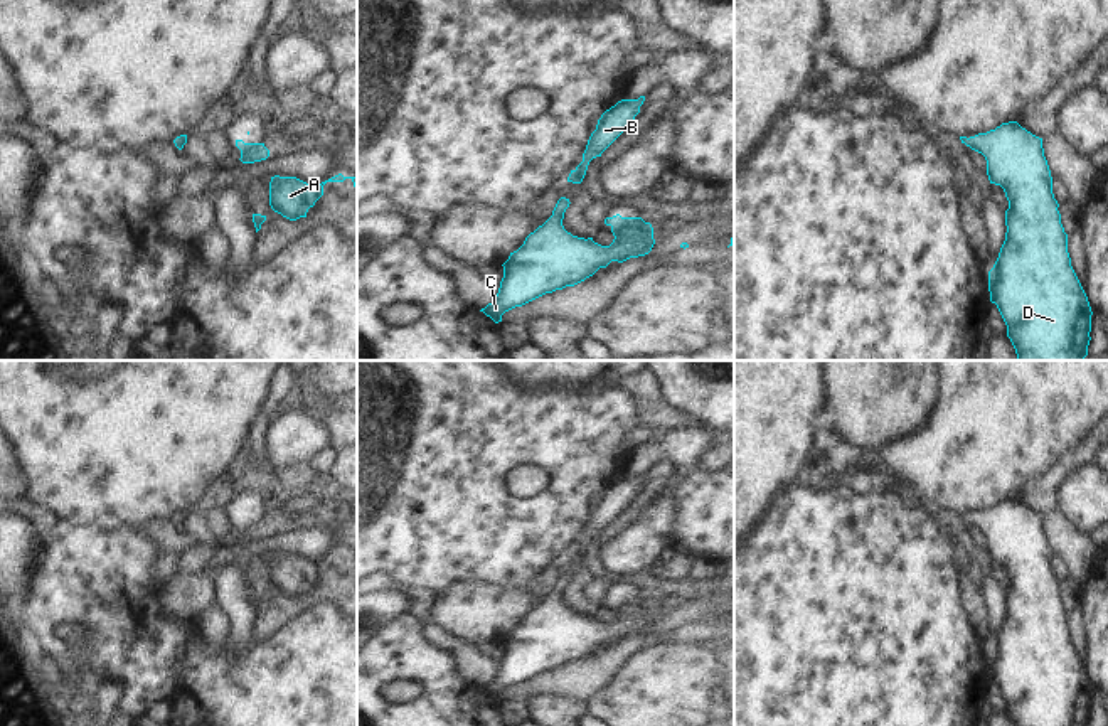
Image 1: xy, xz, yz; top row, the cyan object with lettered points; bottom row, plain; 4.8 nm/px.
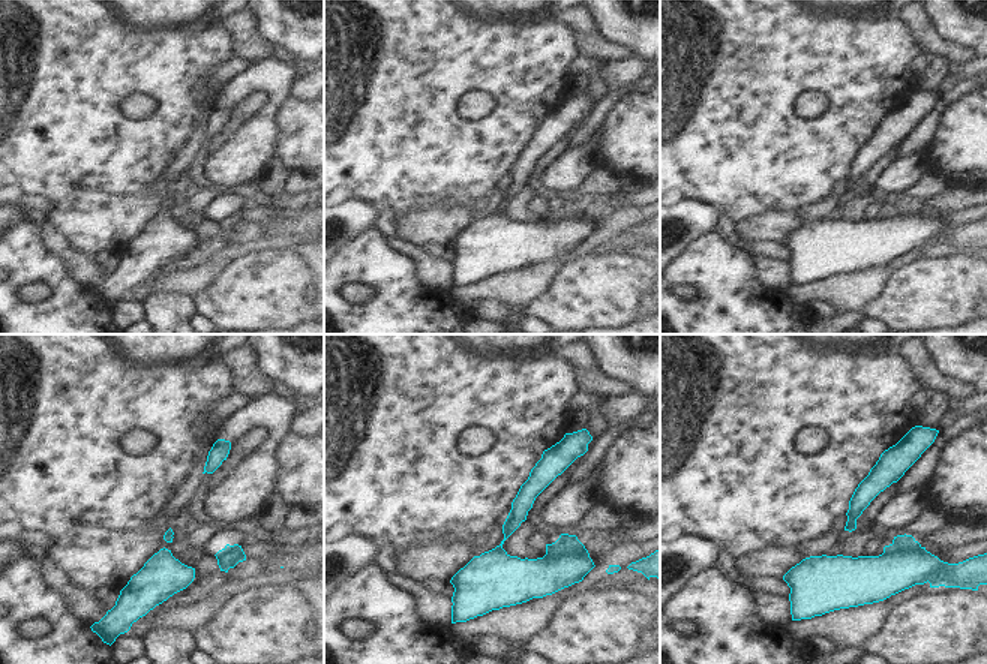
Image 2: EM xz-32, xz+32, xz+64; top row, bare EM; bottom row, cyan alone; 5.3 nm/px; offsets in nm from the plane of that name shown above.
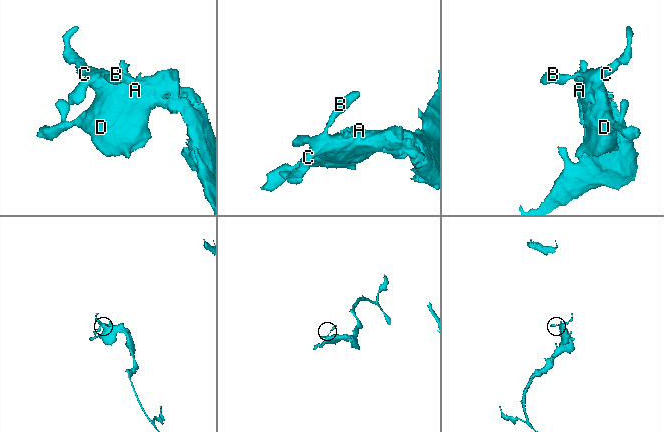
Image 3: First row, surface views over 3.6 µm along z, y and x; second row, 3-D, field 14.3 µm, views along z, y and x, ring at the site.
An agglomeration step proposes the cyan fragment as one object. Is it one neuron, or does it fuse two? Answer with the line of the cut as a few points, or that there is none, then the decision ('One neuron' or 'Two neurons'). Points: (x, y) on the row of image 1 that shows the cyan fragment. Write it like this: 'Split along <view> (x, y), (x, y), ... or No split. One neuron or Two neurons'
No split. One neuron

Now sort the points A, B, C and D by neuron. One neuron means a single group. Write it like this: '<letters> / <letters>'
A B C D

